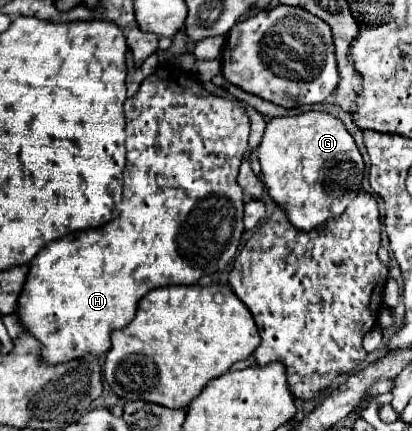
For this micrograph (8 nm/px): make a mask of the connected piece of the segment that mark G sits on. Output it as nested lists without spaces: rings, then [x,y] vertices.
[[[308,111],[302,115],[292,117],[278,117],[266,125],[262,143],[258,145],[260,157],[260,181],[266,185],[270,199],[286,213],[290,223],[298,231],[312,231],[316,225],[342,215],[348,203],[360,193],[362,177],[364,177],[364,161],[362,155],[346,131],[340,119],[322,113],[322,111]]]

